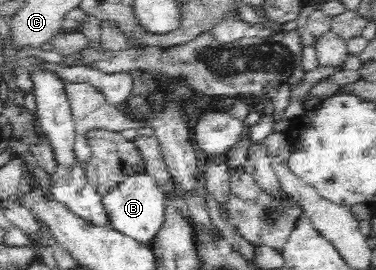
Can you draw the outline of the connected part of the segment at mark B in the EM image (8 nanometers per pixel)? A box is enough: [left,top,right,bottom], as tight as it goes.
[103,170,165,245]

